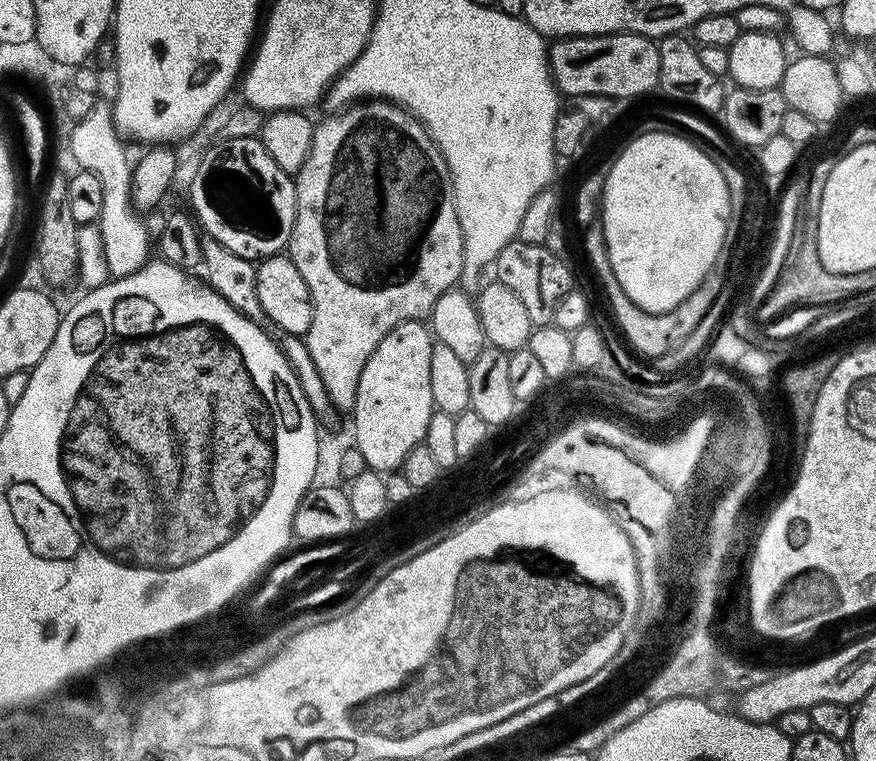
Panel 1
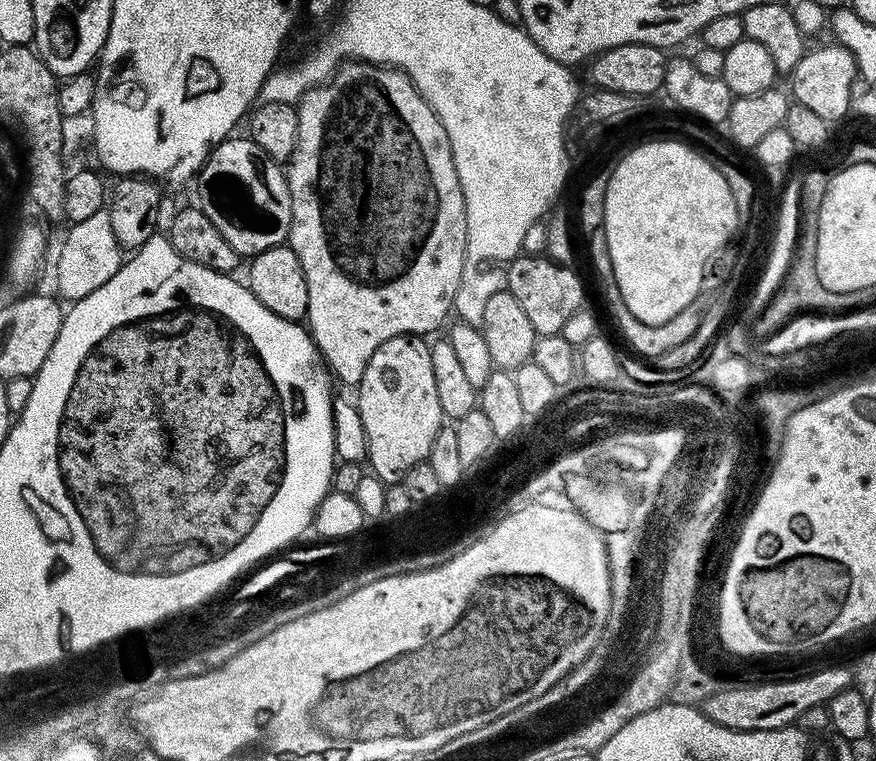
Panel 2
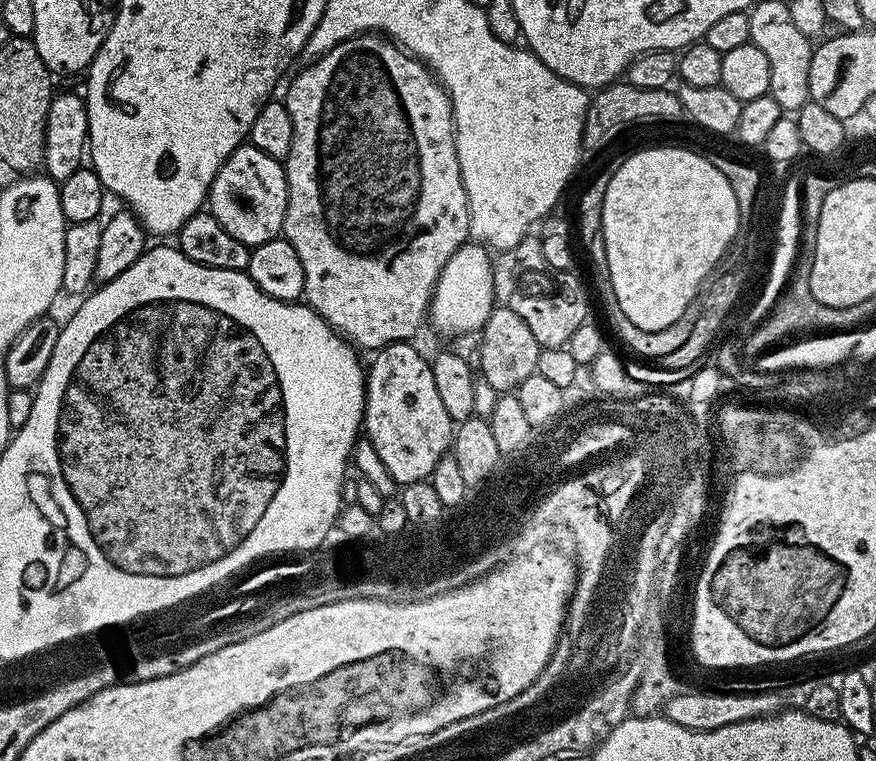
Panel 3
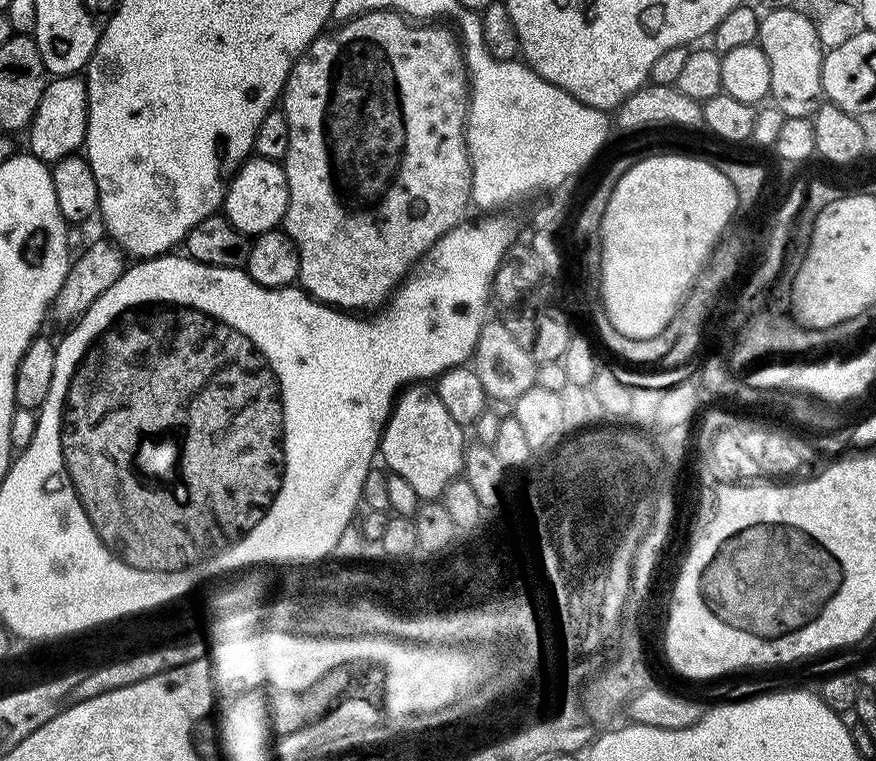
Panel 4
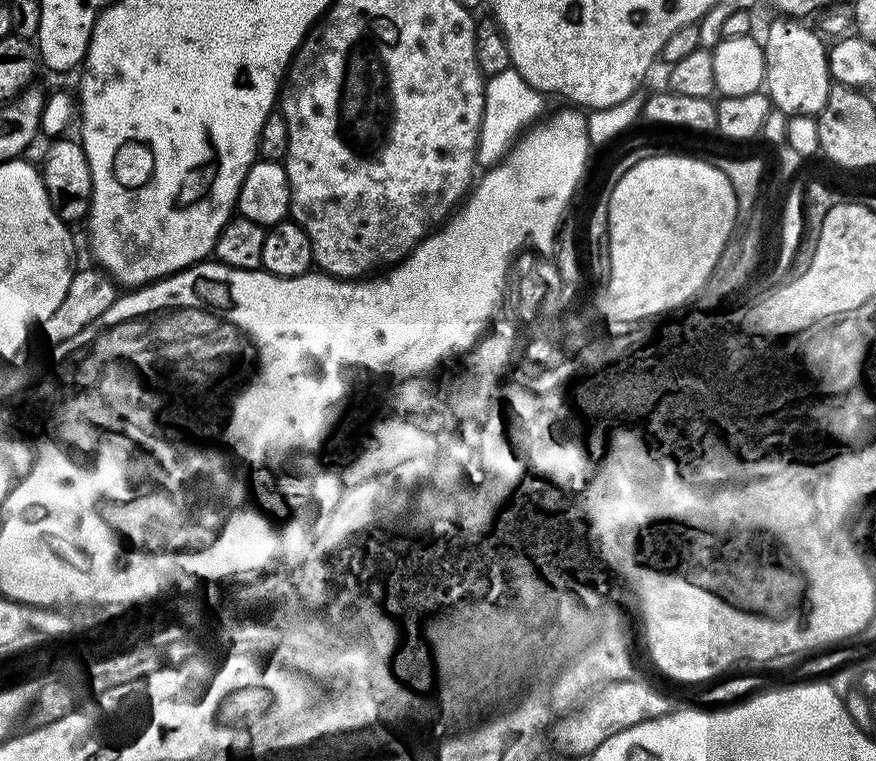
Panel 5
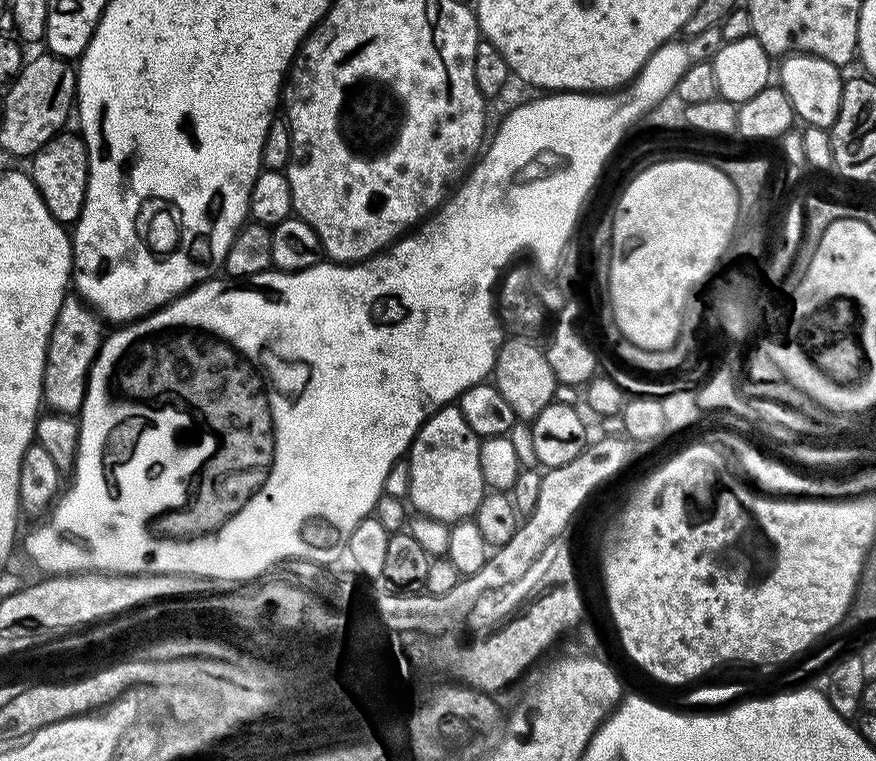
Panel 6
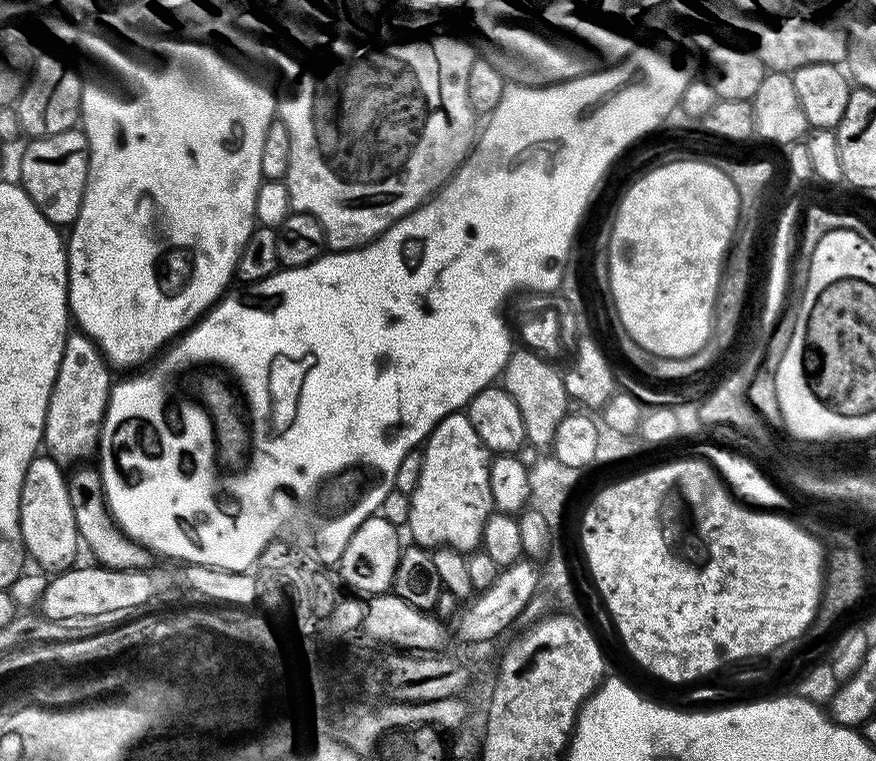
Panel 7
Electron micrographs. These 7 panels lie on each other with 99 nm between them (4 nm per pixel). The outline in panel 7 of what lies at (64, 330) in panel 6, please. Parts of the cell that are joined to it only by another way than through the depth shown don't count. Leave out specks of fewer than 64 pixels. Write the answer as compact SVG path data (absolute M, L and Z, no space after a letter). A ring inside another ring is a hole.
M73 331L64 341L62 362L58 366L46 410L42 441L47 455L53 460L80 460L92 451L92 455L97 451L106 428L104 415L108 409L108 395L112 393L114 383L114 376L111 374L113 375L96 343L83 332Z

